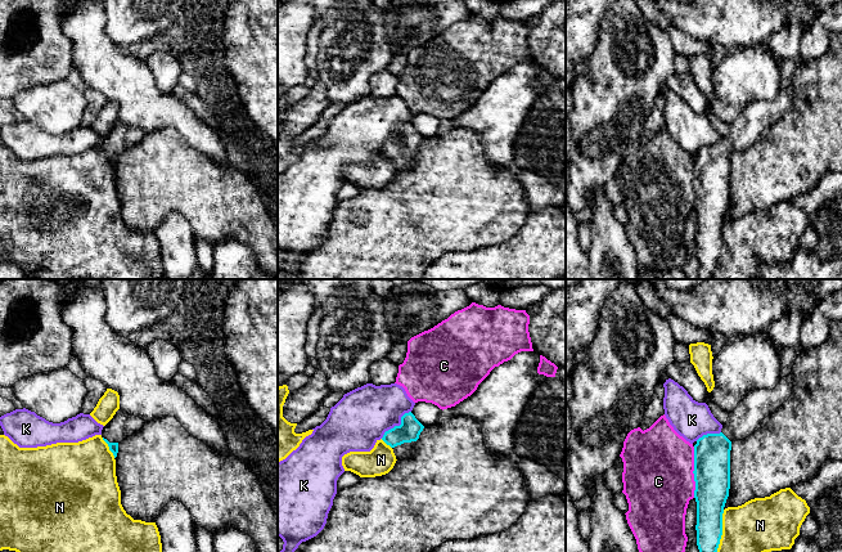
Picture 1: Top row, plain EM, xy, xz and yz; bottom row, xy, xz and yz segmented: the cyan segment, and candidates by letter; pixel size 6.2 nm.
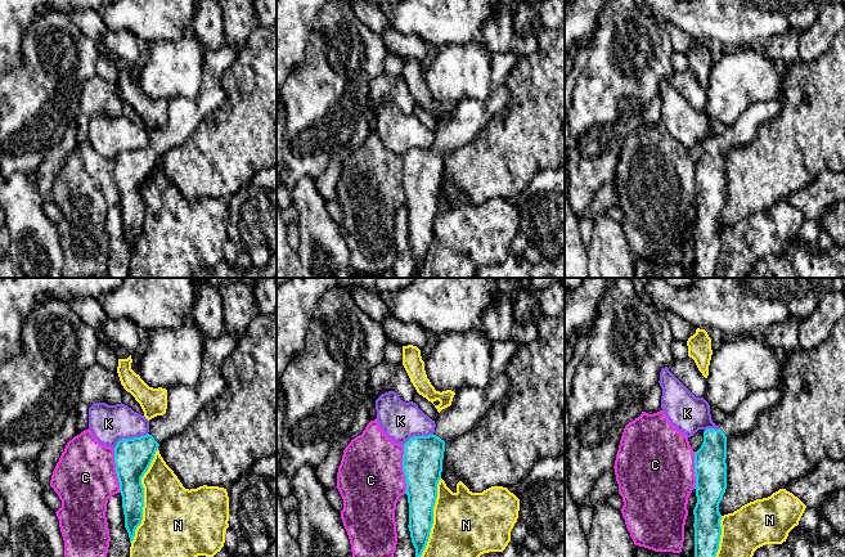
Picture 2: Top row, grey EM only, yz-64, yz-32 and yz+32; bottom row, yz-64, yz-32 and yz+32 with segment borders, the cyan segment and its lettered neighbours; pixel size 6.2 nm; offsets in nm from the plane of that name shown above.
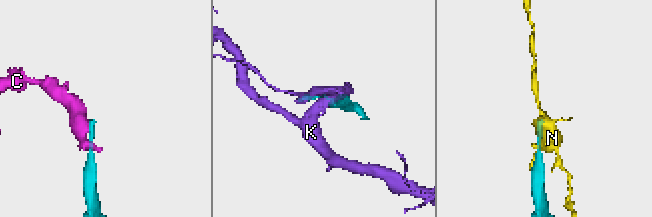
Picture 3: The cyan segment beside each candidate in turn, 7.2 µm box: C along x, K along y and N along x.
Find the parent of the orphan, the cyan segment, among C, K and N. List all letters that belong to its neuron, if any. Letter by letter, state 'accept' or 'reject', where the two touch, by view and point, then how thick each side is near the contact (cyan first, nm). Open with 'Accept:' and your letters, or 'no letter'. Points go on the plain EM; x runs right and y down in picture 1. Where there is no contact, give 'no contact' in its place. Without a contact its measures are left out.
Accept: no letter
C: reject | yz (693, 184) | 220/440 nm
K: reject | xz (397, 138) | 140/340 nm
N: reject | yz (720, 250) | 180/340 nm

